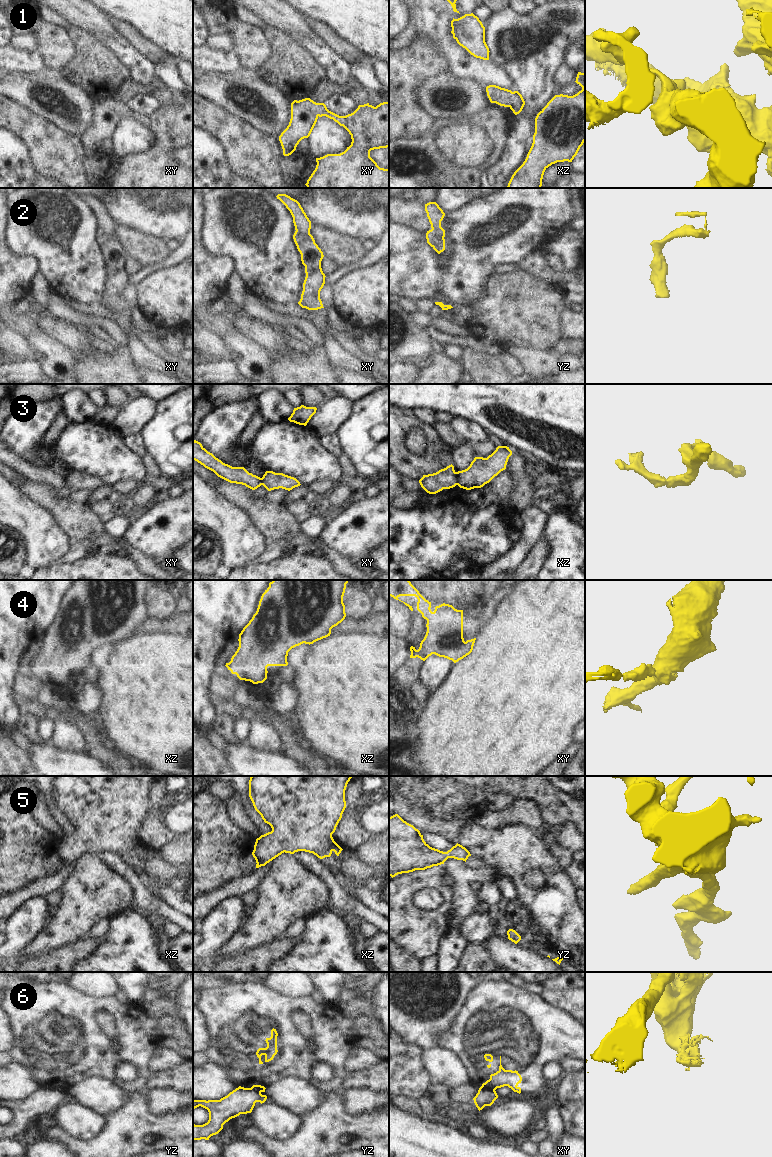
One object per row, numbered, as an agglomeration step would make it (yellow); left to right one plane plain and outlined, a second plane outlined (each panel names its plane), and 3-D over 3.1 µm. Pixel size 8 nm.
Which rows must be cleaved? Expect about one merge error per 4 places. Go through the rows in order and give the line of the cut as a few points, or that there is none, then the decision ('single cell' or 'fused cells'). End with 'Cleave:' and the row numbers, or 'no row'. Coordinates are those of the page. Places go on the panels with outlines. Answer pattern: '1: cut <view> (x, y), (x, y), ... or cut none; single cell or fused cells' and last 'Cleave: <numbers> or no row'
1: cut none; single cell
2: cut none; single cell
3: cut xz (456, 472), (457, 484); fused cells
4: cut none; single cell
5: cut none; single cell
6: cut xy (494, 1089), (479, 1090); fused cells
Cleave: 3, 6

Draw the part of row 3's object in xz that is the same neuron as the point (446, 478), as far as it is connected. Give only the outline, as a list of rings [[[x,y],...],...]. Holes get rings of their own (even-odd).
[[[451,464],[436,473],[423,475],[419,480],[421,487],[429,494],[436,494],[443,489],[450,489],[457,485],[458,473]]]

